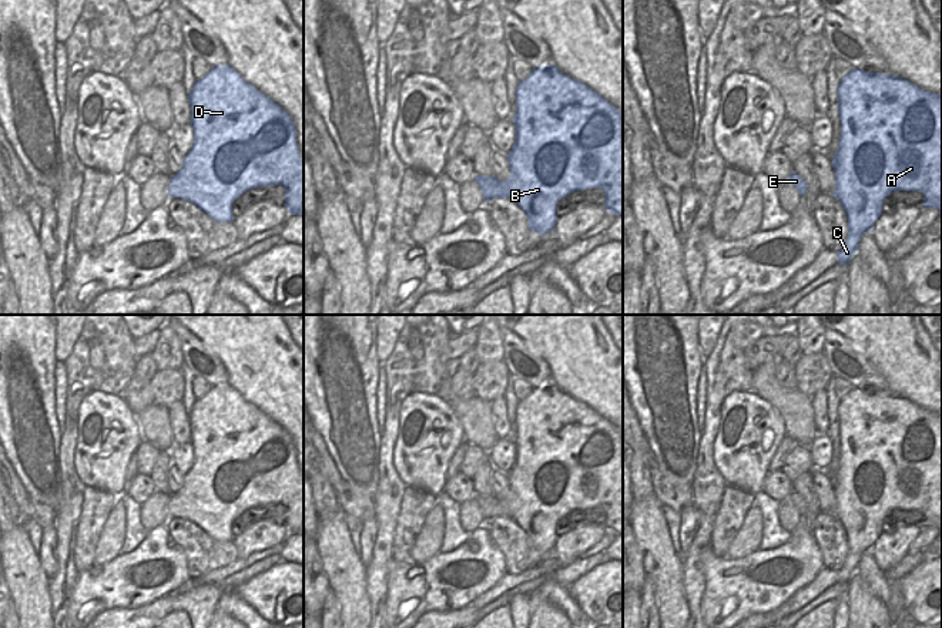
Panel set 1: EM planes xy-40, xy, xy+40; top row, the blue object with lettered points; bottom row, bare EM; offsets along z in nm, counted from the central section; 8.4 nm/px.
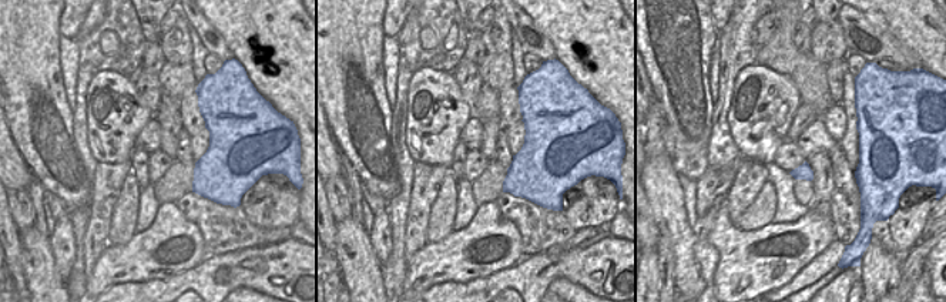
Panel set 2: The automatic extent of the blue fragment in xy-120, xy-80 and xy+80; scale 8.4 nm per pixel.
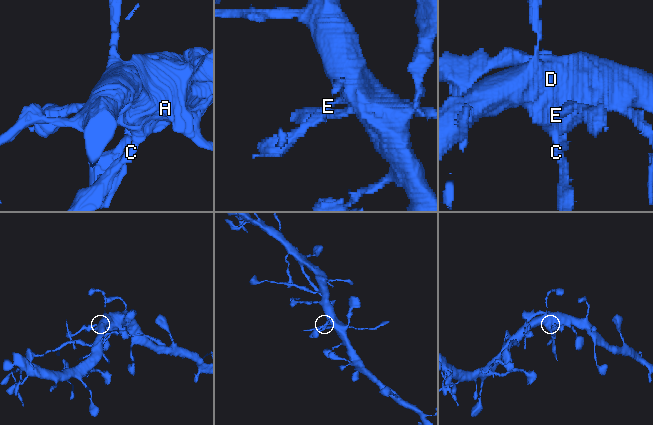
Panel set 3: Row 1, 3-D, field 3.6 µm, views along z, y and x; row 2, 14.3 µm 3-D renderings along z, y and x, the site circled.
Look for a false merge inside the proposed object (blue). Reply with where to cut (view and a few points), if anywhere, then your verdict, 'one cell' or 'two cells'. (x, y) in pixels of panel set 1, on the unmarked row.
cut in xy+40 along (848, 546), (862, 553); two cells

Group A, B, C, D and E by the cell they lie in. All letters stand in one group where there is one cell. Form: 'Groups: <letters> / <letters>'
Groups: A B D E / C

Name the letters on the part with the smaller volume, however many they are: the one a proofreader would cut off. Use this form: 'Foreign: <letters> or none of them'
Foreign: C

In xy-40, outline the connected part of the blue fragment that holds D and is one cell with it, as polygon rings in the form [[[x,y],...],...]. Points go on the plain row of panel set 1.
[[[215,384],[197,399],[188,413],[194,464],[182,480],[182,487],[171,494],[168,514],[192,521],[217,541],[232,541],[232,523],[245,510],[268,504],[285,507],[285,525],[289,533],[304,534],[304,481],[296,464],[295,443],[282,426],[247,402],[232,386]]]

